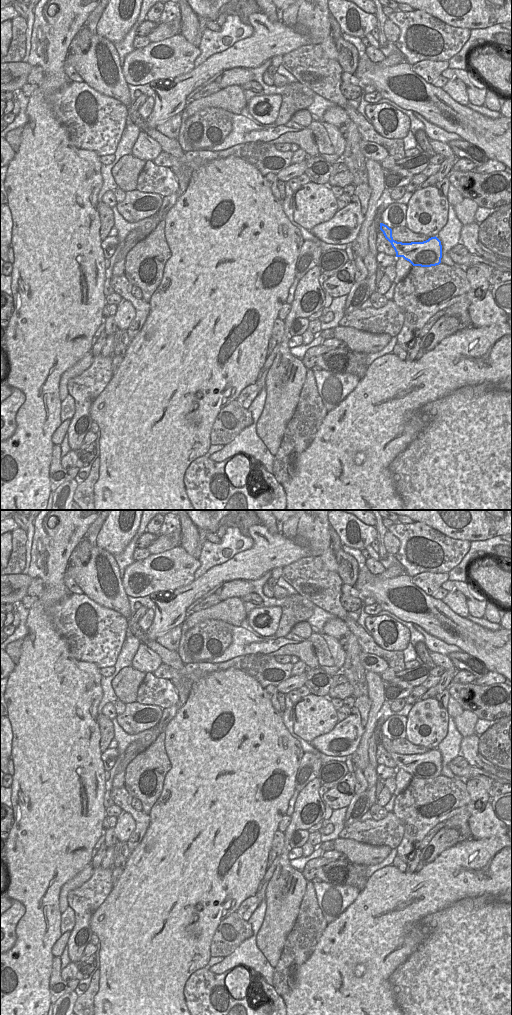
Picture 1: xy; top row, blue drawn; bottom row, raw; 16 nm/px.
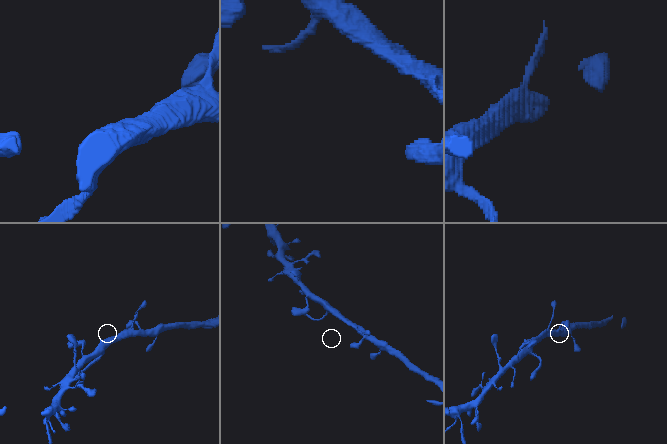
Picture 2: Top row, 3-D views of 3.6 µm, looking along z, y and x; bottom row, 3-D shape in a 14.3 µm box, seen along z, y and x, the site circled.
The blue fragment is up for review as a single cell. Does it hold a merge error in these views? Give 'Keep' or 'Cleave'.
Keep

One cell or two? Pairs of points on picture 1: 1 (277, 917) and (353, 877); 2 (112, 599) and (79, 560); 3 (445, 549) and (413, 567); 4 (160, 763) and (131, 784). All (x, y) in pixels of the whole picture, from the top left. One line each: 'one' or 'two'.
1: two
2: one
3: one
4: one

